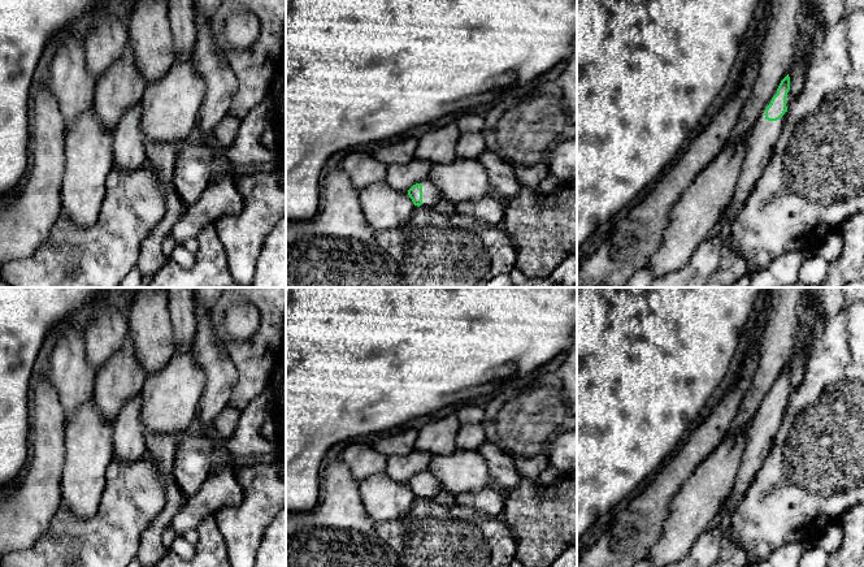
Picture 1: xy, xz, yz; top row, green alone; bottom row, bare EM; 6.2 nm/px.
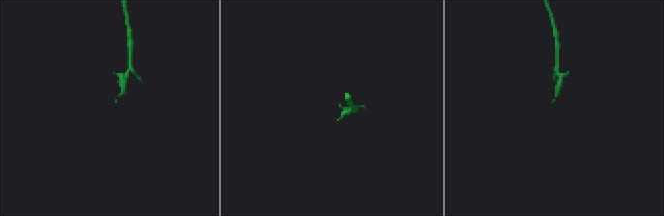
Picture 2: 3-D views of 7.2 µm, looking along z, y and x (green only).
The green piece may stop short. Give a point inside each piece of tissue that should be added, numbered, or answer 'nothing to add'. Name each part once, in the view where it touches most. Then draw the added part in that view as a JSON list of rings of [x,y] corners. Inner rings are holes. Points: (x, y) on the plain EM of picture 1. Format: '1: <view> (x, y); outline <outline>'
1: yz (765, 424); outline [[[770,391],[767,394],[759,411],[756,412],[747,437],[741,467],[721,512],[731,514],[735,511],[738,503],[744,498],[748,486],[756,477],[759,468],[770,453],[772,442],[776,438],[786,407],[785,403],[780,411],[768,412],[765,410],[765,401],[770,395]]]

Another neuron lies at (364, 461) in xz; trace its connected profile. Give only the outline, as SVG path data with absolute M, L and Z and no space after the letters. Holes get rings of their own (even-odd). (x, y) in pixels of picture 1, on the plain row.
M359 441L347 442L338 459L351 469L359 482L369 476L385 472L387 464L386 455Z

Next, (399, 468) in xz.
M414 450L408 455L387 458L386 475L396 482L407 482L420 472L429 471L431 454Z

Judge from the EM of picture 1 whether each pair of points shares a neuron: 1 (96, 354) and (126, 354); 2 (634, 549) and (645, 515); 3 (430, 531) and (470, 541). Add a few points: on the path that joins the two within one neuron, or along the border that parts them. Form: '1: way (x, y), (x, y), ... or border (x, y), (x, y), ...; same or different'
1: border (129, 330), (122, 346), (96, 371); different
2: way (634, 541), (634, 529), (641, 523); same
3: way (441, 541), (460, 541); same

